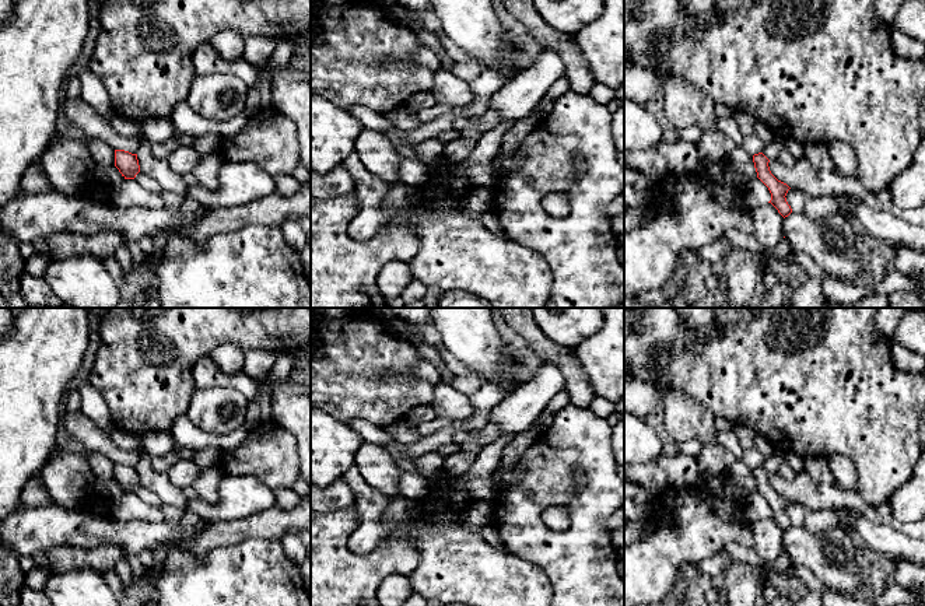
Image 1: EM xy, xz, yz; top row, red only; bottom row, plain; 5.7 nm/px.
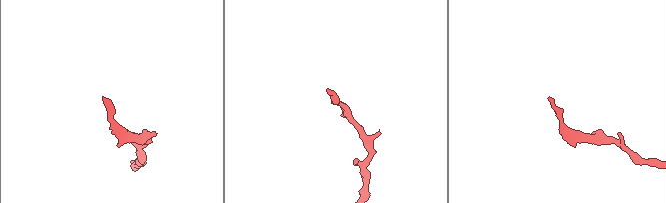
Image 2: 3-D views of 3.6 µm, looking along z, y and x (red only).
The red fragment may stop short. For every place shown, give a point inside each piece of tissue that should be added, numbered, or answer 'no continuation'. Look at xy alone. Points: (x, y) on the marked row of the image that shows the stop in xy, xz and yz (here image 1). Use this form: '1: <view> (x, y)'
no continuation

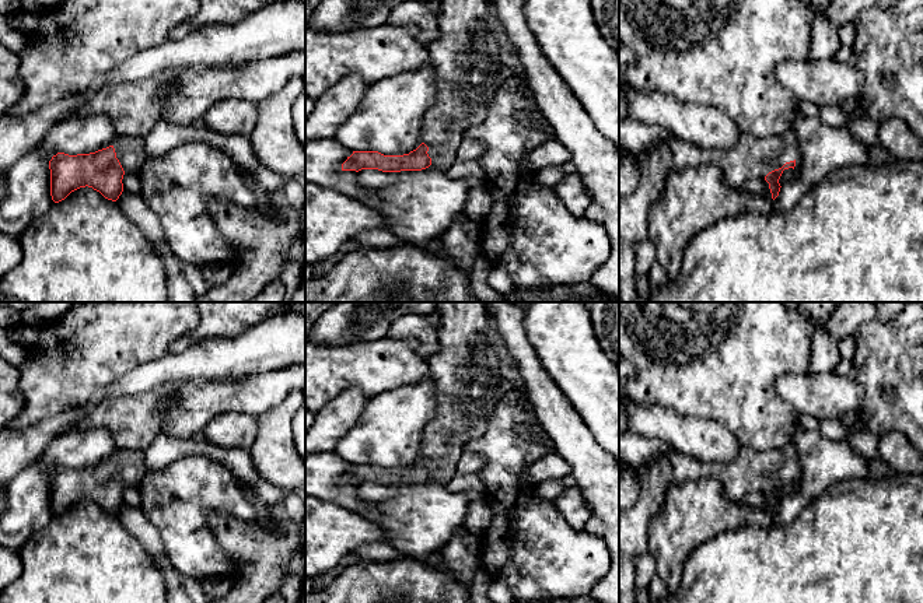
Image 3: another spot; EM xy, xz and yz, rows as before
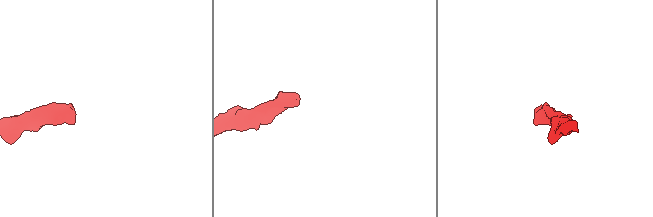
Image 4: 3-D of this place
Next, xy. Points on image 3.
1: xy (130, 153)

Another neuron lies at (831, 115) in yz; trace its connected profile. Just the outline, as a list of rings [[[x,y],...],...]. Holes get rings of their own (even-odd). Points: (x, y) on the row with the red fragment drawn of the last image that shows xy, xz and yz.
[[[826,105],[819,109],[819,120],[831,127],[847,127],[847,115],[838,105]]]

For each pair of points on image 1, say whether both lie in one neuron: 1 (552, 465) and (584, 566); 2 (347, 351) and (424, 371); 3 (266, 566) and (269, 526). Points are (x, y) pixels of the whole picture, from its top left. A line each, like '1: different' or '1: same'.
1: same
2: different
3: different

